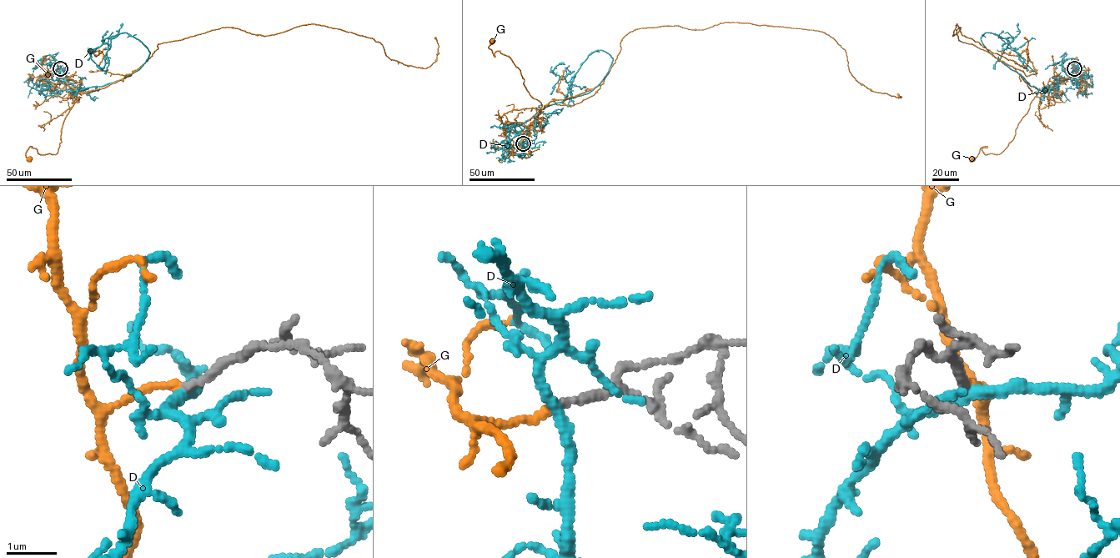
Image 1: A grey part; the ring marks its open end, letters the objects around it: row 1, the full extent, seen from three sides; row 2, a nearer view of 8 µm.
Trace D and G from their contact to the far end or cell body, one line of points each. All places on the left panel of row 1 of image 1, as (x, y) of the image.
D: (60, 68), (78, 90), (102, 86), (138, 70), (149, 51), (126, 32), (107, 37), (89, 52), (102, 69)
G: (60, 68), (58, 75), (79, 97), (64, 118), (57, 152), (42, 154), (30, 146), (25, 154), (28, 159)

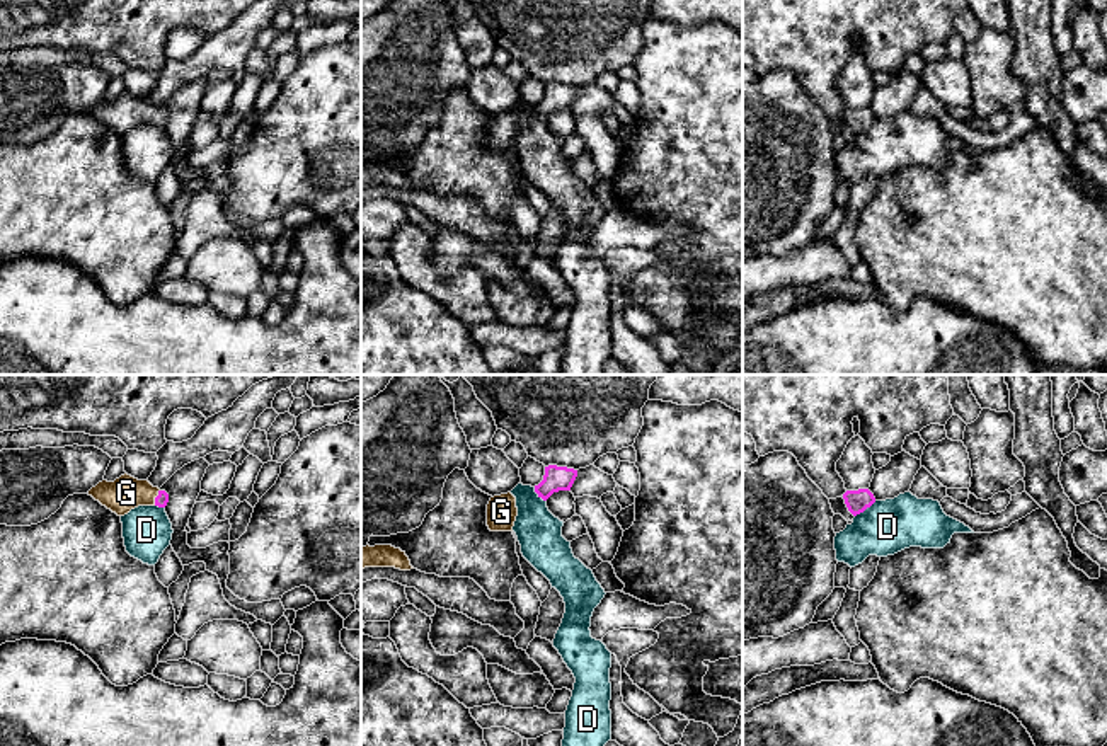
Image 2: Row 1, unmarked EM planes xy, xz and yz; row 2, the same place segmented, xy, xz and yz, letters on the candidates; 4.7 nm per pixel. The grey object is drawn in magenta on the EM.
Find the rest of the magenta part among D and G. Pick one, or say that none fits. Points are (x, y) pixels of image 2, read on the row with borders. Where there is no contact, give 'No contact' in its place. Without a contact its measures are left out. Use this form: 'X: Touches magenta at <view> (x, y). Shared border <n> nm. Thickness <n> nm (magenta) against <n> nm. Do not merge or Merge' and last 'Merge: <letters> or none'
D: Touches magenta at yz (866, 508). Shared border 130 nm. Thickness 110 nm (magenta) against 260 nm. Do not merge
G: Touches magenta at xy (155, 498). Shared border 80 nm. Thickness 60 nm (magenta) against 160 nm. Merge
Merge: G

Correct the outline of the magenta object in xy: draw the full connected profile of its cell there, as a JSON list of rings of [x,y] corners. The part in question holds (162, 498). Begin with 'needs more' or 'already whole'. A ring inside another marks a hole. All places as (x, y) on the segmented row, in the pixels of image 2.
needs more; [[[128,473],[114,482],[99,482],[89,491],[89,496],[118,516],[124,516],[138,506],[165,508],[169,502],[169,494],[165,491],[153,487],[148,480],[138,480]]]

